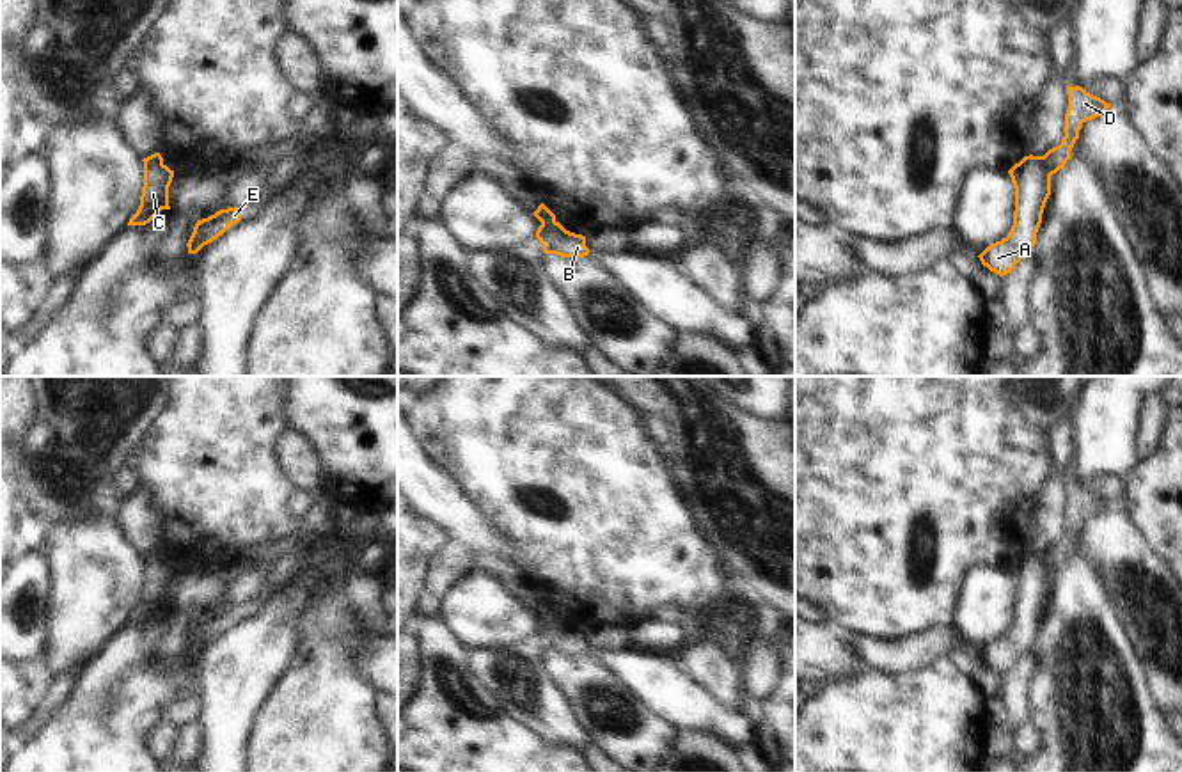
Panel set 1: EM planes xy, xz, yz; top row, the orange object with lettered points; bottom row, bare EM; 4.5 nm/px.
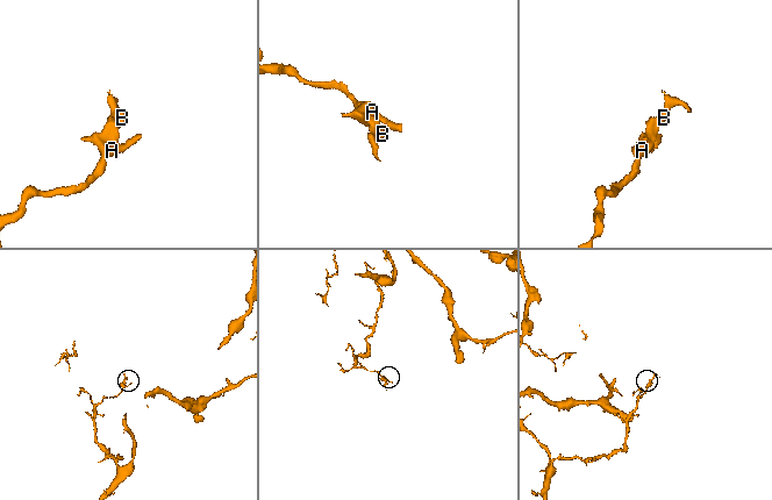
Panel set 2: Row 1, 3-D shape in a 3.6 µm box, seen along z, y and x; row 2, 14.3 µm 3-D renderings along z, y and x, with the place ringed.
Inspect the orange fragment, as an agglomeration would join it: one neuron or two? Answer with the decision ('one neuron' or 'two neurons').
two neurons

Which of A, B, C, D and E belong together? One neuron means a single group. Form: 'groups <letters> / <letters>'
groups A C E / B D

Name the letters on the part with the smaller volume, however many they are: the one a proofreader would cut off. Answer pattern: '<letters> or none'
B, D

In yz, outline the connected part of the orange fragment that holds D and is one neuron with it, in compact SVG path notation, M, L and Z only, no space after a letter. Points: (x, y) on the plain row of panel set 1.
M1067 483L1068 508L1065 511L1065 534L1060 543L1049 547L1042 555L1045 566L1056 571L1072 555L1070 548L1079 536L1081 522L1091 518L1109 506L1109 500L1086 490L1083 484Z

